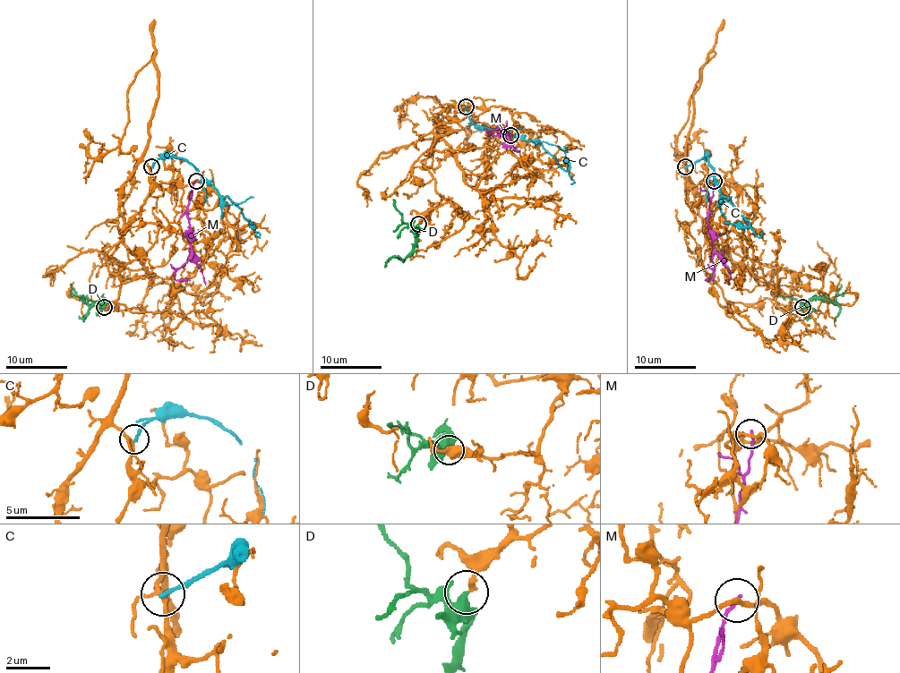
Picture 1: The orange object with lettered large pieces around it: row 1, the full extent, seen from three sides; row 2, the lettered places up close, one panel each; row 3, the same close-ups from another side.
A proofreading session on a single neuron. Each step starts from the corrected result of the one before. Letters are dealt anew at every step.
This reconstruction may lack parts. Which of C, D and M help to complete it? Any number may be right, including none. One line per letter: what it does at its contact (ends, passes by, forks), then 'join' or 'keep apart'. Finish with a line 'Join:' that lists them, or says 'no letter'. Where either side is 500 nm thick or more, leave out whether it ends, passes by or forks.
C: it ends | keep apart
D: it passes by | keep apart
M: it ends | keep apart
Join: no letter

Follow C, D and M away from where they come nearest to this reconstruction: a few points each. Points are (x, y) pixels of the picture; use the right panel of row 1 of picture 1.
C: (685, 166), (708, 158), (721, 196), (749, 224), (739, 226), (725, 222)
D: (802, 307), (813, 299), (829, 299), (838, 304), (836, 294), (841, 284)
M: (713, 180), (707, 222), (713, 275), (707, 281)

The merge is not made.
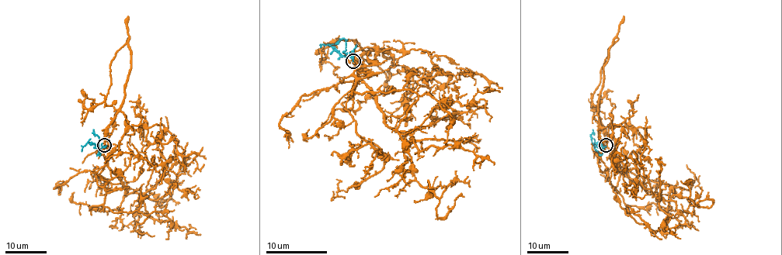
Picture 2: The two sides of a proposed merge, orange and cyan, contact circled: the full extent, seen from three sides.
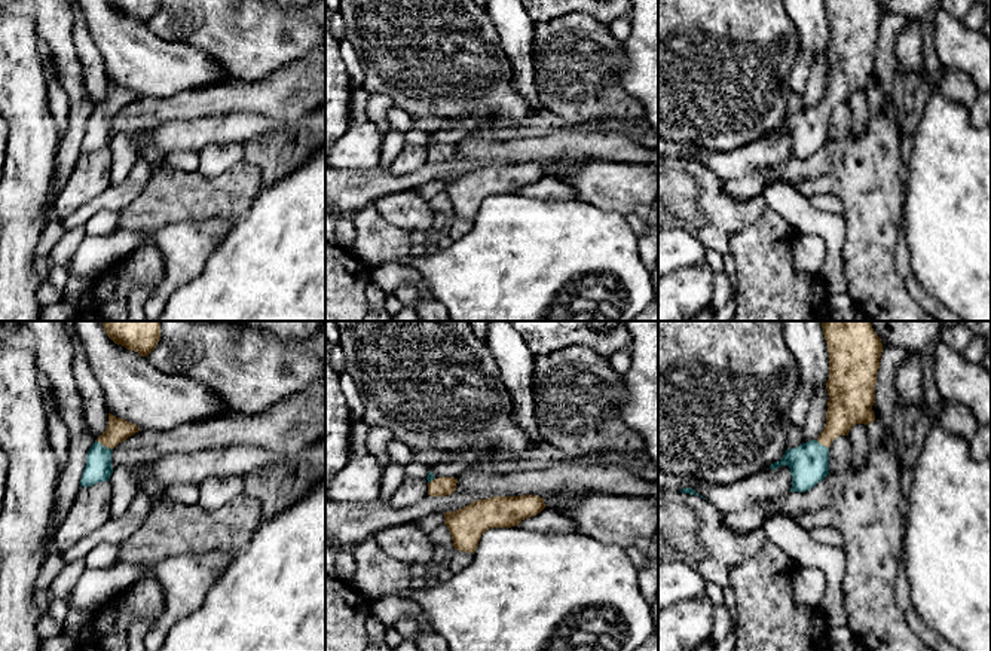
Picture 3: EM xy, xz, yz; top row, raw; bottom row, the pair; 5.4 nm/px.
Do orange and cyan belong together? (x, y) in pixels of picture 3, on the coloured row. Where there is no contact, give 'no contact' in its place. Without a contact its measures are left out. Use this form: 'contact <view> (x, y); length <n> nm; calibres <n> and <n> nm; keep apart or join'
contact xy (104, 445); length 110 nm; calibres 130 and 140 nm; join

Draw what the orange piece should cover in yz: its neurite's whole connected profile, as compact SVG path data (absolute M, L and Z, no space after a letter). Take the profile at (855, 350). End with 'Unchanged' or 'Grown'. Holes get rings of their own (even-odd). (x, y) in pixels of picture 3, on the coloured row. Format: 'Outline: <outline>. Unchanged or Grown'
Outline: M820 321L828 343L829 379L826 389L829 395L826 424L817 440L787 449L783 458L770 465L776 470L787 465L792 474L790 492L807 492L829 474L829 446L839 435L848 435L856 424L875 421L872 406L875 403L877 373L883 352L881 339L872 328L871 321Z. Grown

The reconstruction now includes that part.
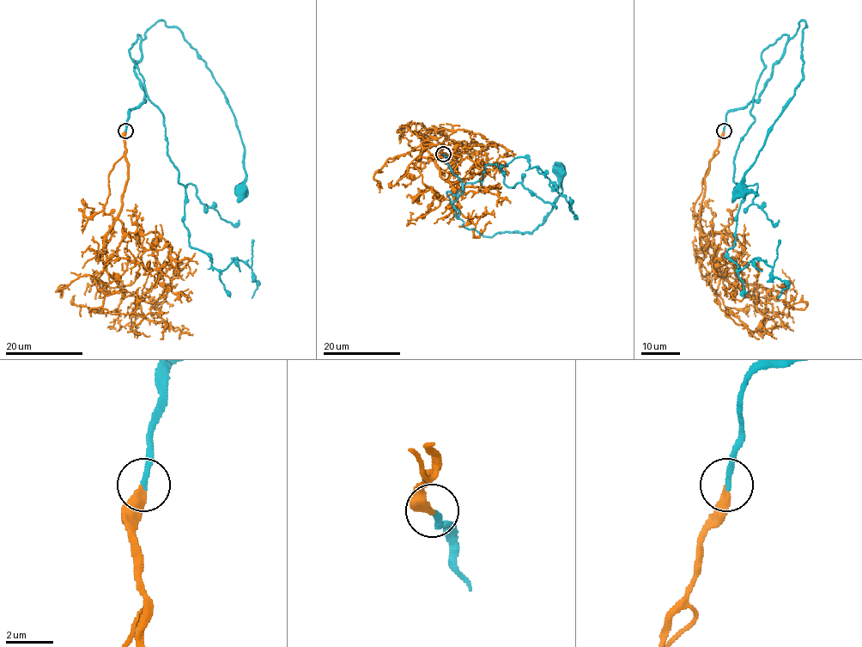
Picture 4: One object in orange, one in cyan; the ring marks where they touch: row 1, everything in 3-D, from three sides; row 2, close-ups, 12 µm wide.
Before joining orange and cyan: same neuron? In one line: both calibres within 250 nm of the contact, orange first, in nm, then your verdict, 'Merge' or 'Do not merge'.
Thickness 360 nm (orange) against 240 nm. Merge

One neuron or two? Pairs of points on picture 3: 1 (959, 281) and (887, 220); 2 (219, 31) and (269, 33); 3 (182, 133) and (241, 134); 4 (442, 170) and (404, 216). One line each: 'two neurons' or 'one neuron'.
1: two neurons
2: one neuron
3: one neuron
4: two neurons

